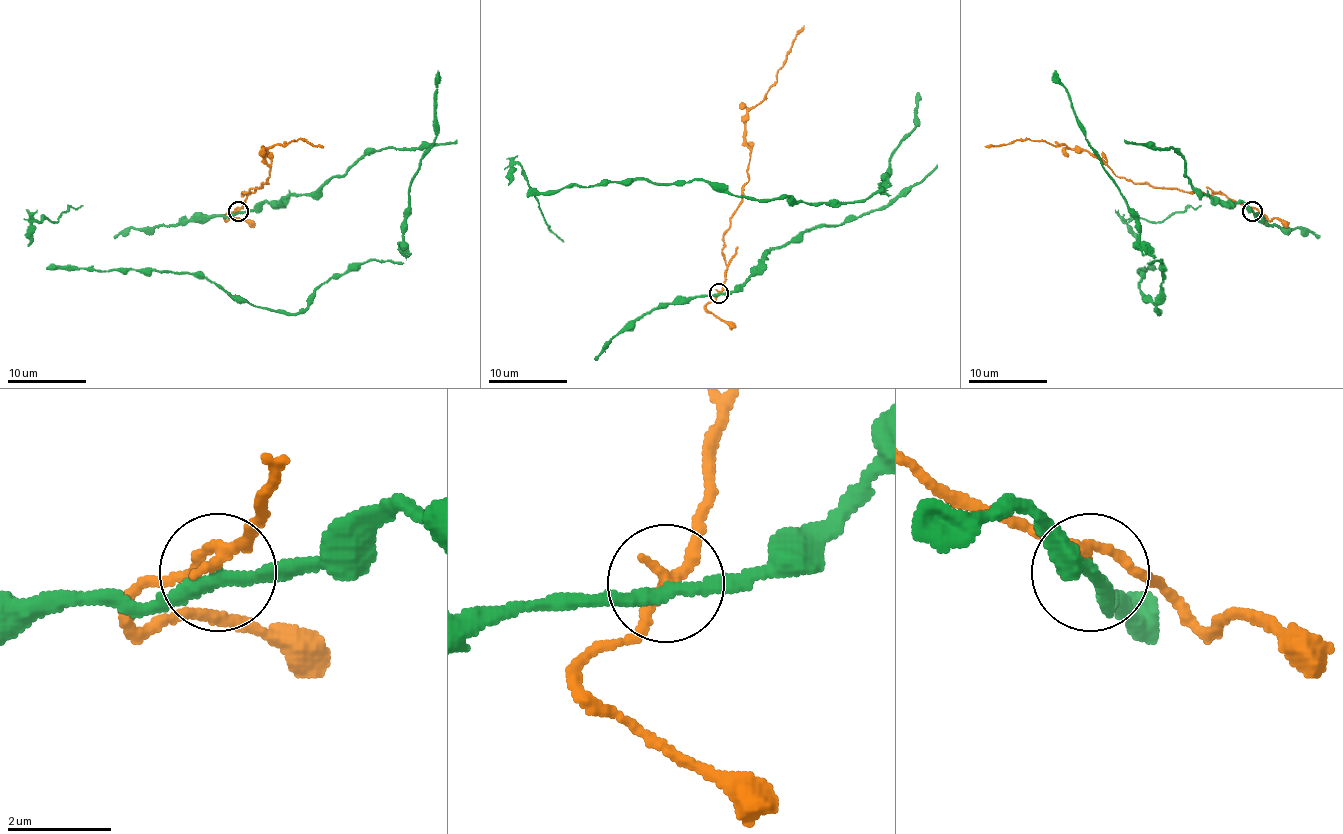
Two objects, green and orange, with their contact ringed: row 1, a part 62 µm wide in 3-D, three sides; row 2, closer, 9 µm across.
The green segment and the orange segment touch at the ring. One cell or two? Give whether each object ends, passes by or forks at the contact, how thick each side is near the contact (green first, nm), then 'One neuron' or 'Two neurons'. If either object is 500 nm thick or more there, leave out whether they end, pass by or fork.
At the ring green passes by. At the ring orange passes by. Thickness 240 nm (green) against 200 nm. Two neurons

